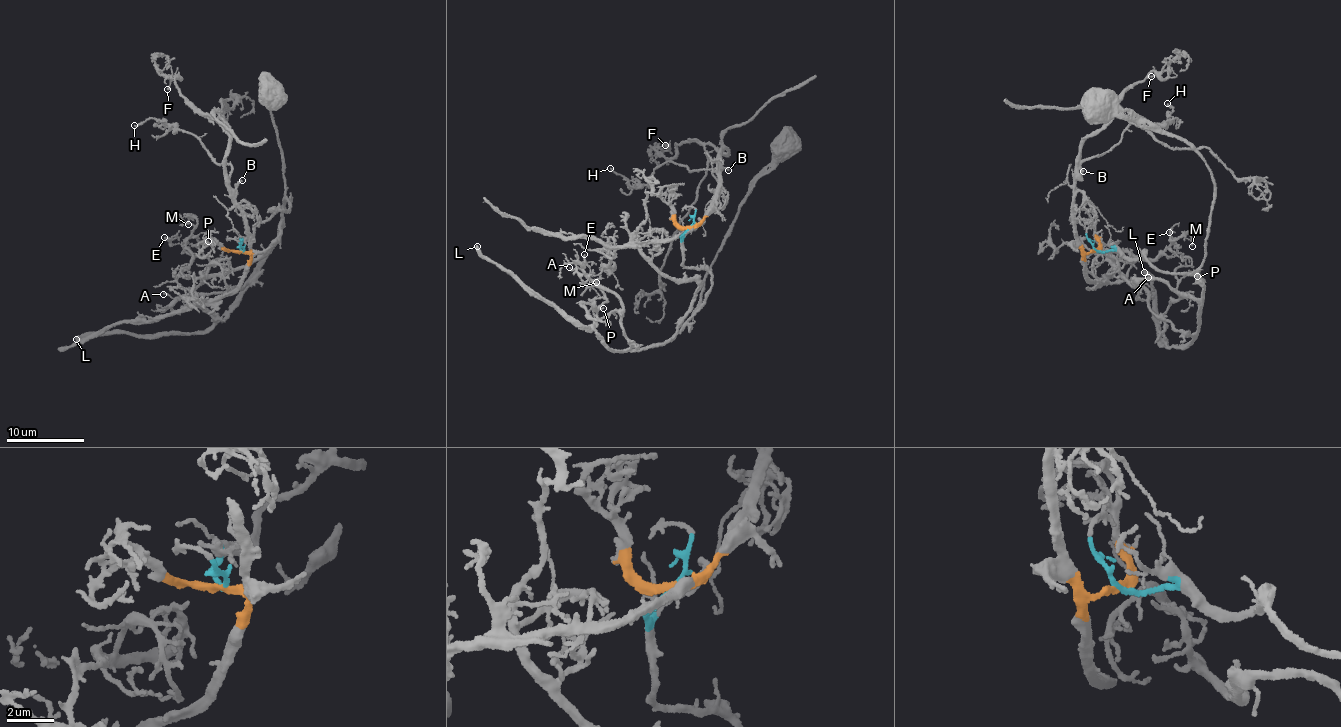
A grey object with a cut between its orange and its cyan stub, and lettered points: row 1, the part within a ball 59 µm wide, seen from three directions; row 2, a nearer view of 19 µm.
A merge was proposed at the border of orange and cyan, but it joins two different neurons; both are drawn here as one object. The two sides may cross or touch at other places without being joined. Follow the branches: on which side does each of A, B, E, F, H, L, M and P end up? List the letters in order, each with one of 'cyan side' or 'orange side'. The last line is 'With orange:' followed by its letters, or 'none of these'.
A: cyan side
B: orange side
E: orange side
F: orange side
H: orange side
L: cyan side
M: orange side
P: cyan side
With orange: B, E, F, H, M

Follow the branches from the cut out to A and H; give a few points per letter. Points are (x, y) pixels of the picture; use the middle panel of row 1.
A: (689, 228), (683, 265), (708, 271), (711, 286), (670, 341), (640, 352), (631, 349), (613, 293), (570, 267)
H: (689, 228), (715, 200), (719, 161), (715, 169), (695, 170), (666, 162), (645, 184), (610, 168)

